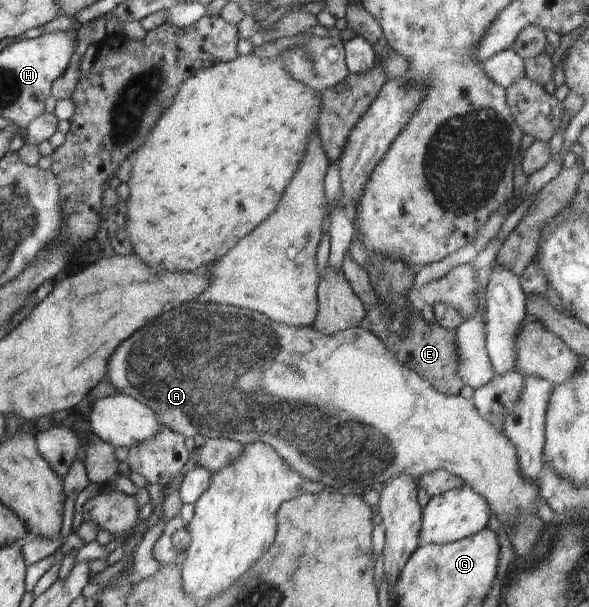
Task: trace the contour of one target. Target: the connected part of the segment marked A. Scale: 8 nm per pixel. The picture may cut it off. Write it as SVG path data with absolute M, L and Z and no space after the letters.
M198 300L181 304L165 312L162 316L148 322L148 328L140 328L132 336L132 350L130 338L116 348L113 356L108 359L105 382L114 385L118 393L130 395L137 401L148 405L155 412L156 418L162 425L179 432L185 438L193 438L200 433L206 439L225 438L238 441L241 445L260 441L269 444L301 477L324 484L326 488L338 490L345 495L353 494L364 496L367 489L378 489L387 480L400 473L408 473L415 479L430 471L444 469L463 479L464 485L480 494L489 505L492 514L495 514L503 523L508 536L511 526L520 515L536 515L534 500L539 495L538 482L525 481L519 473L517 454L511 440L498 430L492 423L484 420L476 410L470 399L458 395L445 395L438 392L429 382L426 382L415 370L402 364L397 357L391 354L388 347L372 332L364 330L361 326L348 327L342 332L323 335L312 327L293 327L270 320L267 316L232 305L214 303L200 303Z

